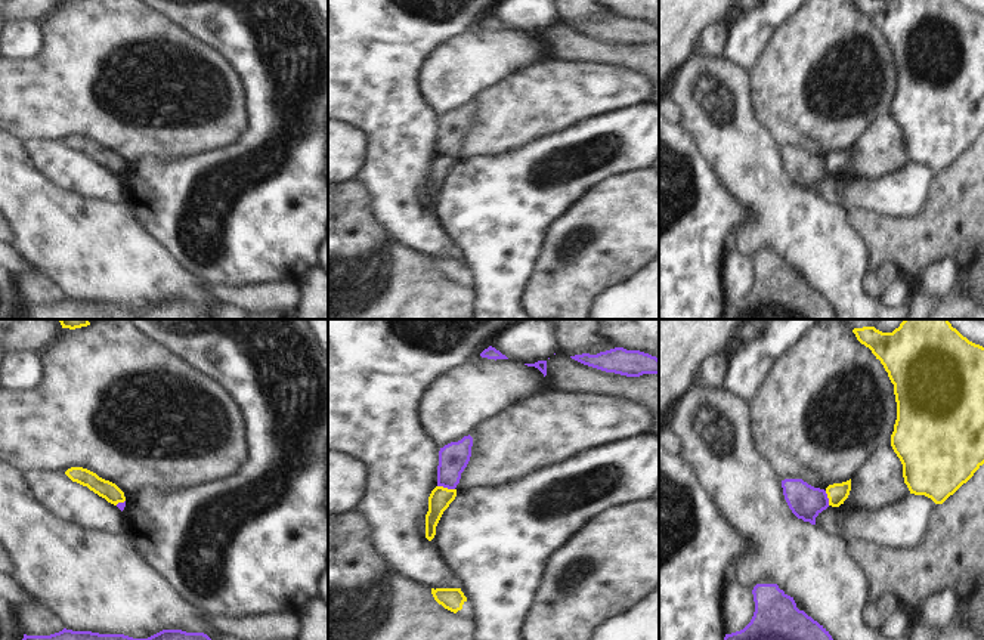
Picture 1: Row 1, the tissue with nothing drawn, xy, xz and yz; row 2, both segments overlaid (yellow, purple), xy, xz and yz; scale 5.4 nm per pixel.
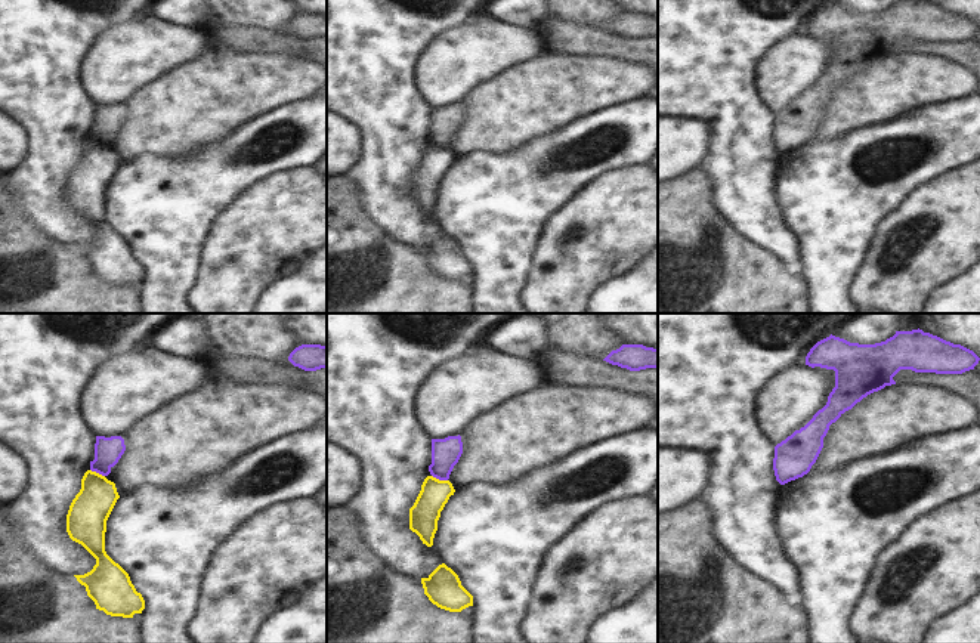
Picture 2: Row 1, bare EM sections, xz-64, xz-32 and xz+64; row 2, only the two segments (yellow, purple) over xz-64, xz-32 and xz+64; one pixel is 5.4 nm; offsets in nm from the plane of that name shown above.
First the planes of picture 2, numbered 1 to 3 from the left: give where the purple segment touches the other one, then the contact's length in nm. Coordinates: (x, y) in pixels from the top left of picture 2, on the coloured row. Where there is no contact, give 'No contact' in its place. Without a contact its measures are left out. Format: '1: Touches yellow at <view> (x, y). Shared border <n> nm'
1: Touches yellow at xz-64 (98, 473). Shared border 90 nm
2: Touches yellow at xz-32 (438, 479). Shared border 90 nm
3: No contact

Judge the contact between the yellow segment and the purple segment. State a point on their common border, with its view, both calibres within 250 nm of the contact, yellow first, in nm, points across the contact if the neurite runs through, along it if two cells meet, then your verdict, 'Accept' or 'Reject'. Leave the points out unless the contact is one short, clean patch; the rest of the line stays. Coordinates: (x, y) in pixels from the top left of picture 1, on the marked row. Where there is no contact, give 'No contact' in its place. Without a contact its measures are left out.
Touches yellow at xz (446, 488). Thickness 120 nm (yellow) against 160 nm. Boundary: xz (438, 485), (454, 489). Reject

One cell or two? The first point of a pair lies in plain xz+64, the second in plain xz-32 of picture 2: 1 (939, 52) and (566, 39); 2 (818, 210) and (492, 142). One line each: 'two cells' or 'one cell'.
1: one cell
2: two cells

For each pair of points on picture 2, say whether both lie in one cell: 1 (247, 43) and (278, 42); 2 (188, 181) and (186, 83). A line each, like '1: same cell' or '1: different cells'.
1: same cell
2: different cells

